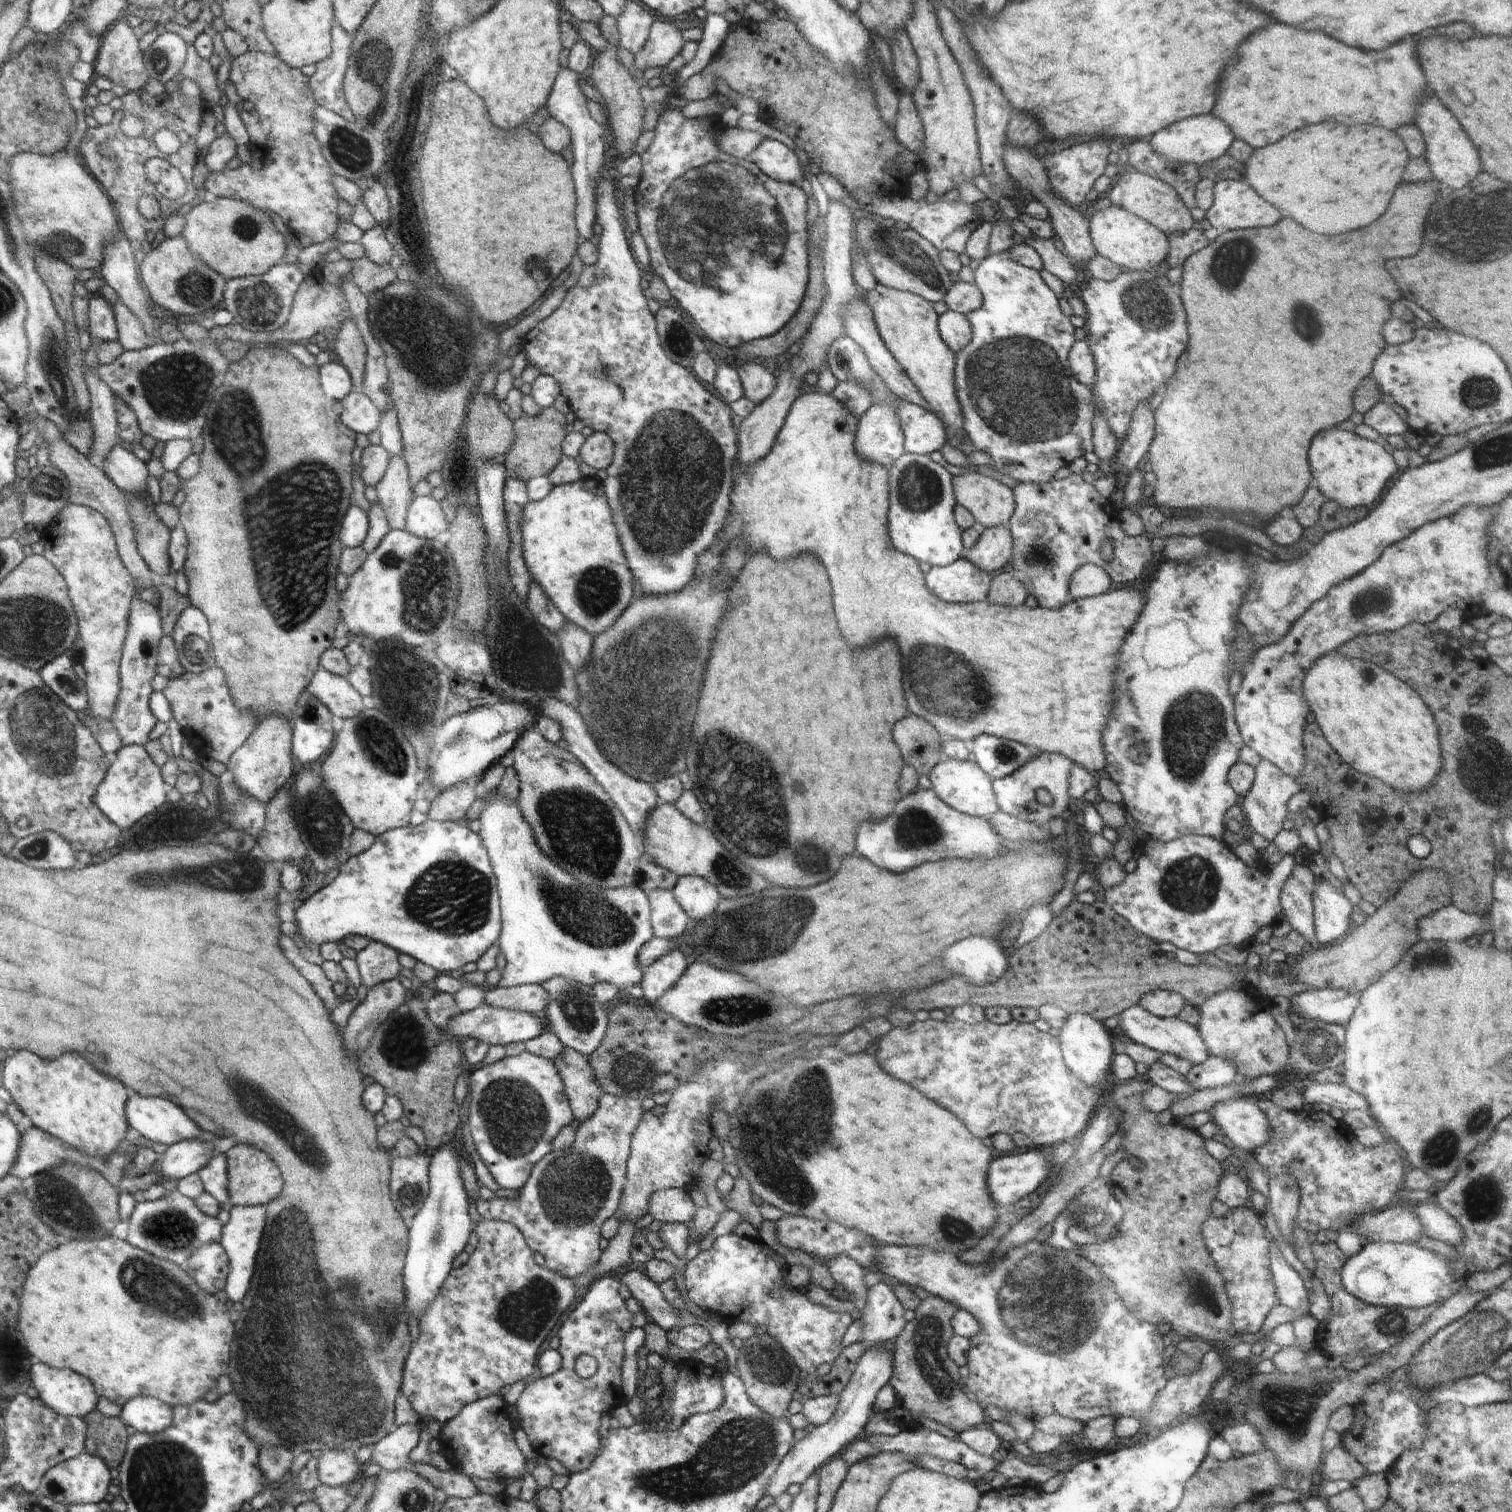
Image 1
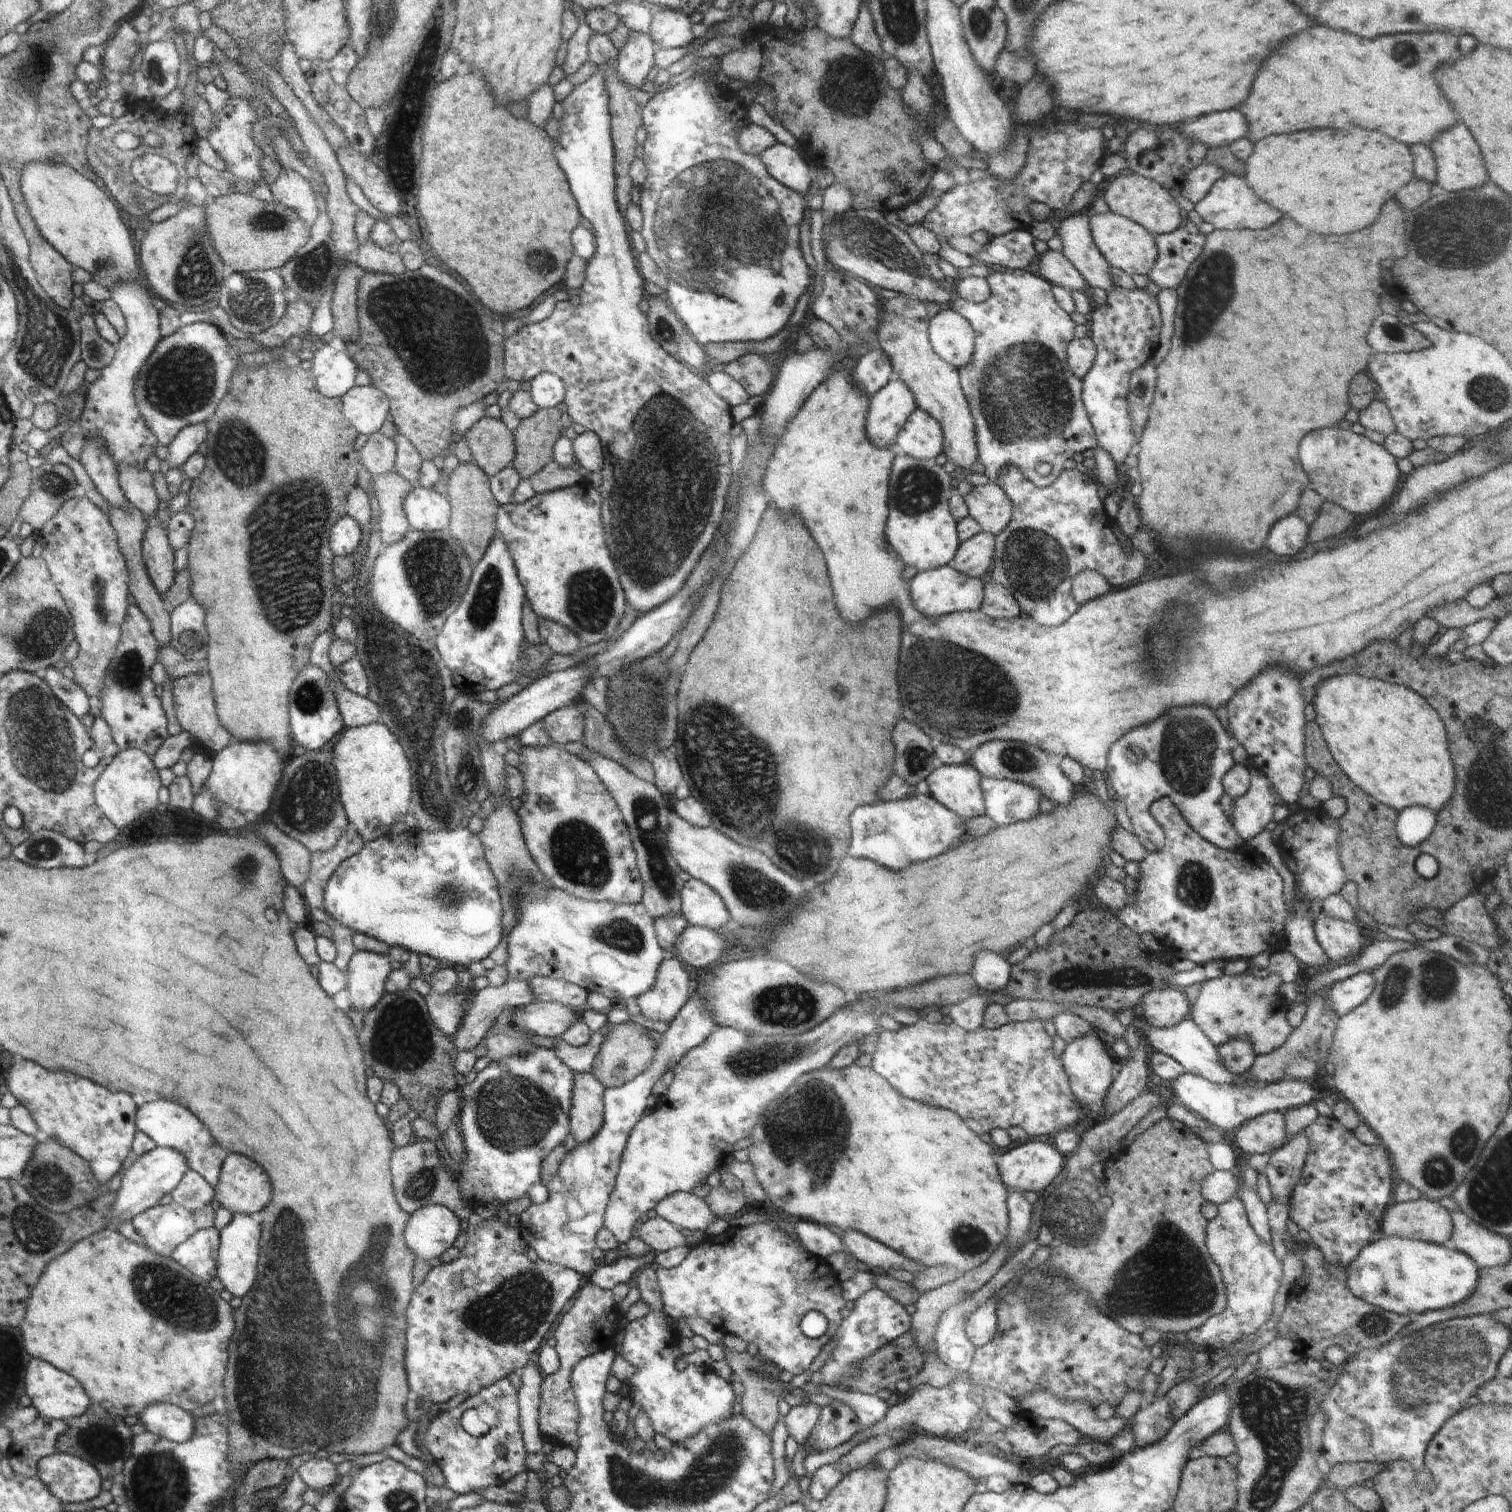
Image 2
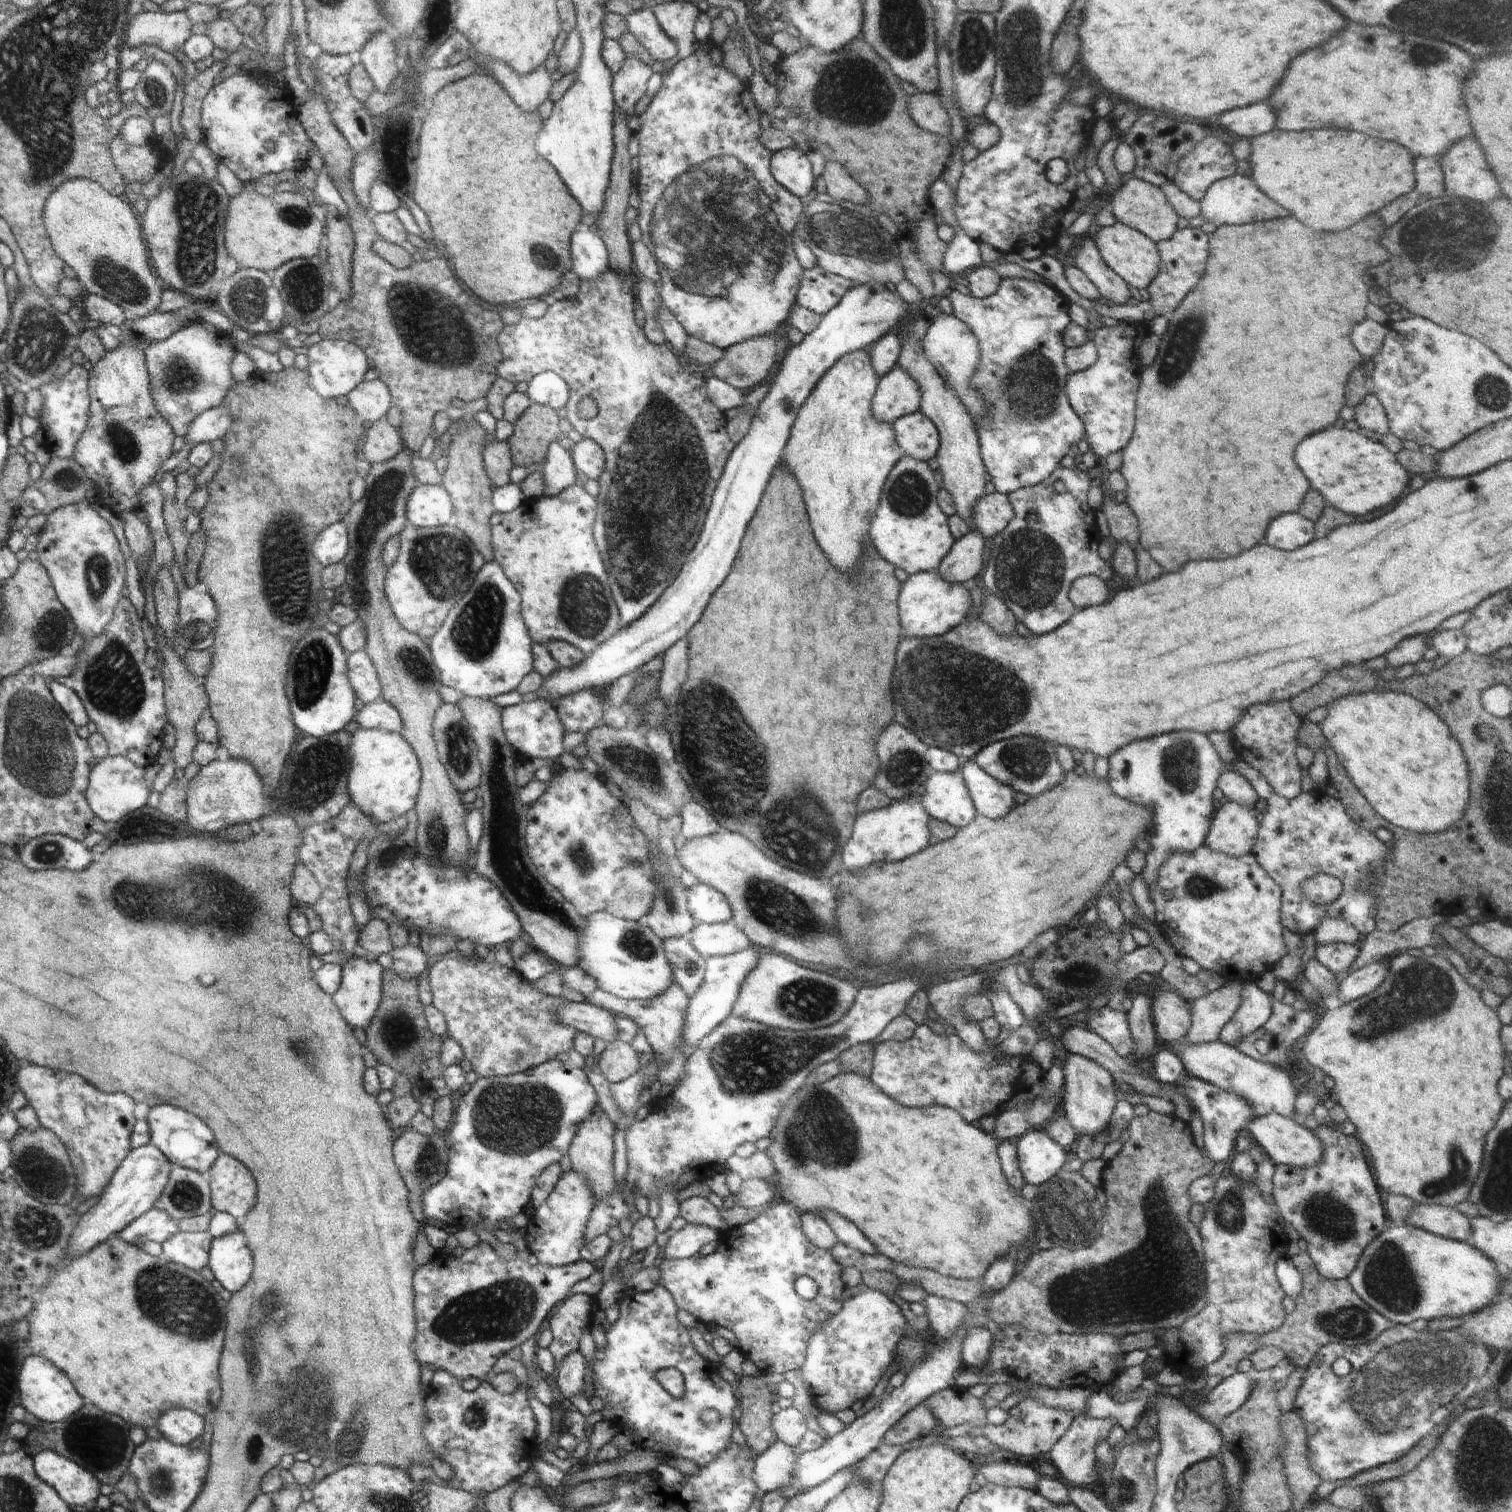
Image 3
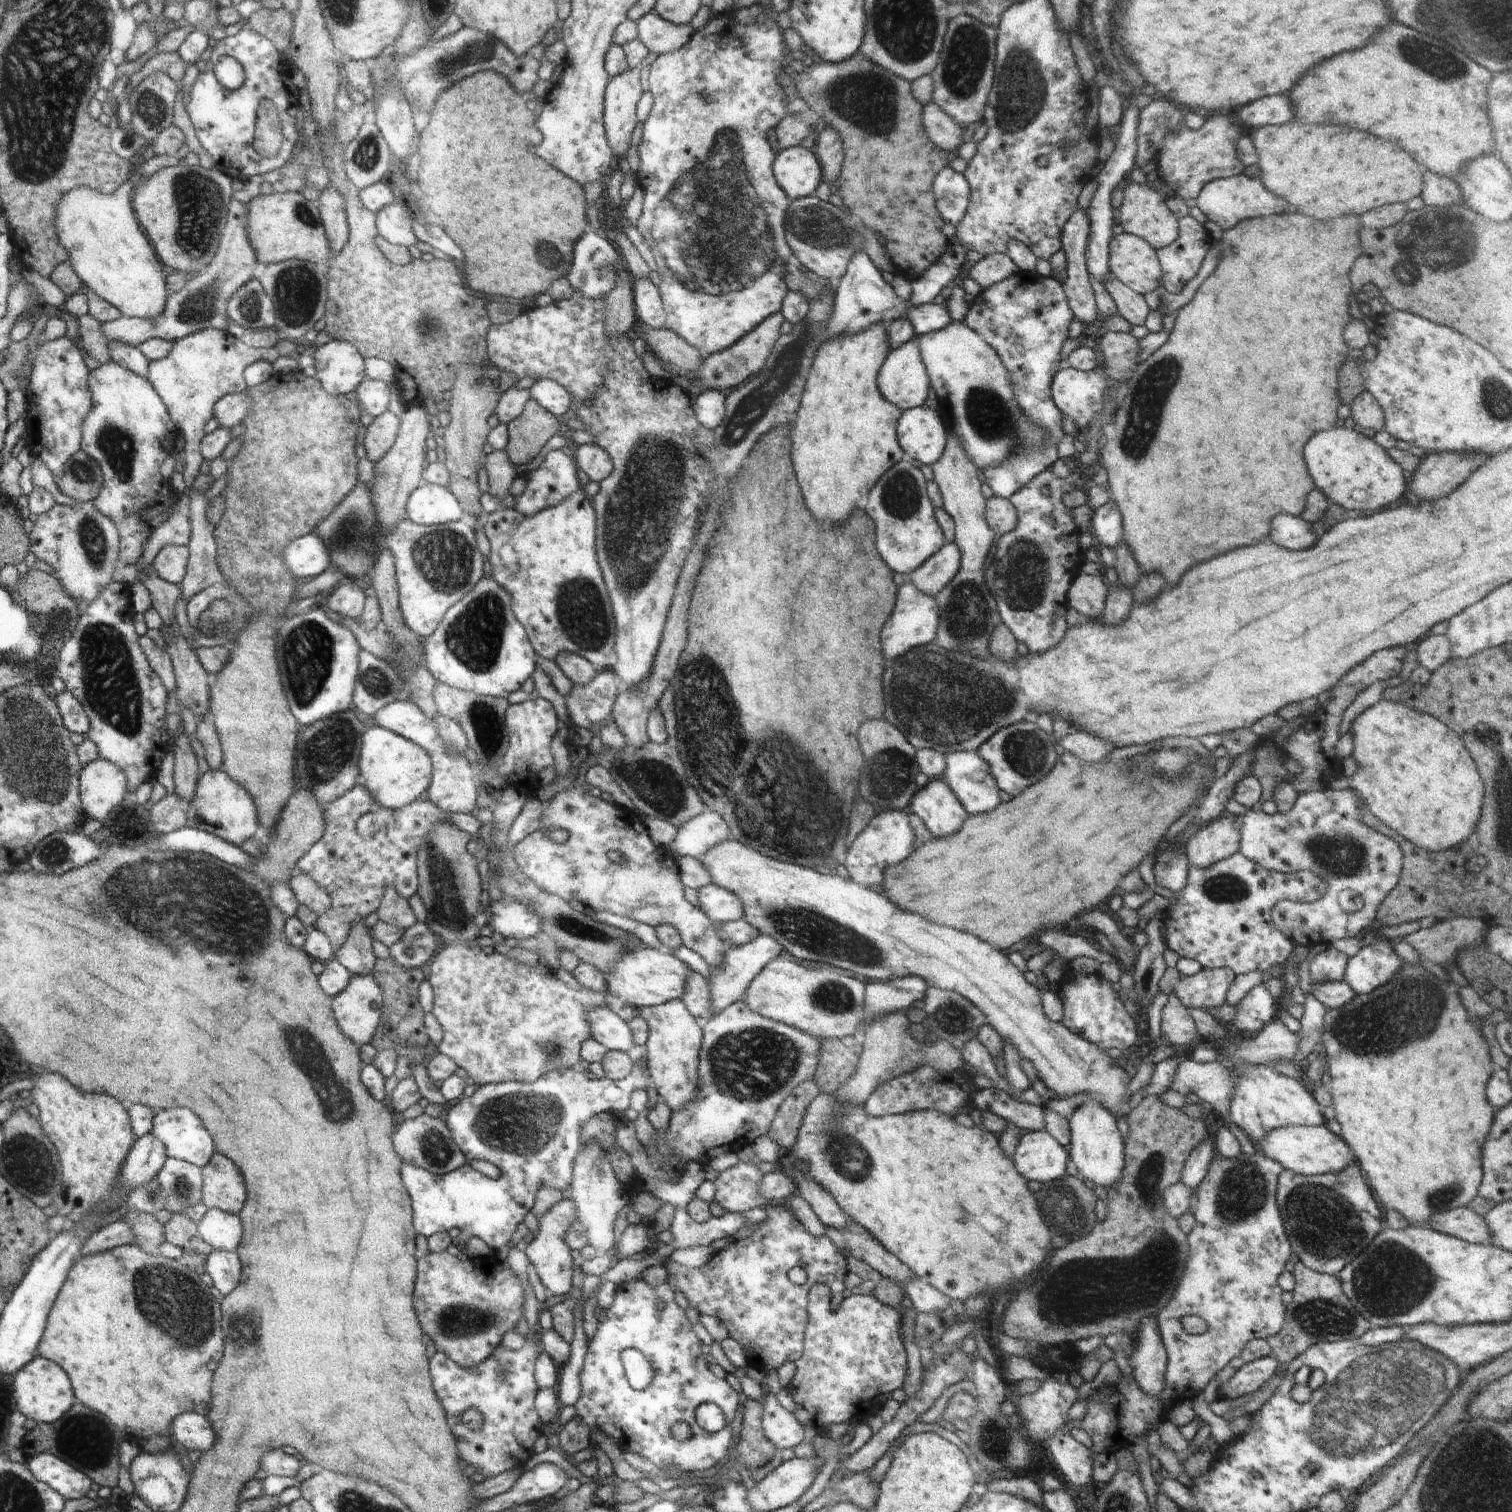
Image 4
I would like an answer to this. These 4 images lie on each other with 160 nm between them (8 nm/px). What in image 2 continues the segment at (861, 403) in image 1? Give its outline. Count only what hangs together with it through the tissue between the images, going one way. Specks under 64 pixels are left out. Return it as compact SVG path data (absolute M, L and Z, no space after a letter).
M878 347L860 357L851 373L851 378L859 387L860 392L870 399L888 381L892 380L892 372L891 362Z

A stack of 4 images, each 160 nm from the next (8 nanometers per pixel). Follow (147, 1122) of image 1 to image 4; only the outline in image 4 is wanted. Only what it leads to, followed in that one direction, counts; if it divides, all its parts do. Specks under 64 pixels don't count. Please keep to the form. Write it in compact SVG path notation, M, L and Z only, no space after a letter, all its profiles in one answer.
M188 1108L162 1110L153 1116L151 1133L165 1147L167 1157L182 1159L193 1165L208 1165L214 1144L200 1118Z

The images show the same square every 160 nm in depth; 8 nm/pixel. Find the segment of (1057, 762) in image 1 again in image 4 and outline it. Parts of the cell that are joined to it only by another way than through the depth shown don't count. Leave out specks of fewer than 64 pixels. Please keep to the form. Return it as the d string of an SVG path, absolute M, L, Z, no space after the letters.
M954 751L944 756L945 773L940 778L950 785L969 815L994 810L1001 803L991 768L977 751Z

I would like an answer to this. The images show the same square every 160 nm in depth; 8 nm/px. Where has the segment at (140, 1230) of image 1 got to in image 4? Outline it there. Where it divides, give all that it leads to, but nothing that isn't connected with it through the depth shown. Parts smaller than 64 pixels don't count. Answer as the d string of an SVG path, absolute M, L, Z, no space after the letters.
M118 1219L104 1225L98 1232L88 1237L80 1256L114 1249L120 1245L132 1245L135 1242L133 1224L126 1219Z

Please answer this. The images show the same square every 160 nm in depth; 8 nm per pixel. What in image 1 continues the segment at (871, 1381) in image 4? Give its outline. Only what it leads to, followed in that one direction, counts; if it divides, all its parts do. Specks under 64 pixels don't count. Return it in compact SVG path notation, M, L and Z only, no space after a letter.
M872 1280L867 1296L867 1307L862 1315L855 1315L863 1322L861 1342L871 1345L896 1340L907 1323L902 1317L904 1310L892 1287Z

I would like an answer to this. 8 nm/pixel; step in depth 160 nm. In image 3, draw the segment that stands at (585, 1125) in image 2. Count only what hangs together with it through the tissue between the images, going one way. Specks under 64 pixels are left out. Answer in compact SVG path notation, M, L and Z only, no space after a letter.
M595 1106L595 1109L584 1119L584 1126L580 1127L580 1134L576 1135L576 1142L572 1142L568 1149L568 1156L571 1160L571 1169L580 1173L589 1184L591 1191L595 1194L597 1200L606 1198L613 1189L614 1177L612 1156L614 1156L614 1136L616 1126L606 1114L601 1106Z

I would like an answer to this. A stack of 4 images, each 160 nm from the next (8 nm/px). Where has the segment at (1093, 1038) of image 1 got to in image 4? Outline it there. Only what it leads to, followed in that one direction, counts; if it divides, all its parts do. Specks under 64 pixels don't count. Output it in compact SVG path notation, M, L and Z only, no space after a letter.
M1098 1099L1074 1108L1069 1120L1071 1143L1067 1151L1070 1160L1078 1167L1080 1177L1093 1186L1102 1185L1108 1188L1113 1185L1122 1172L1125 1154L1124 1143L1118 1131L1117 1119Z

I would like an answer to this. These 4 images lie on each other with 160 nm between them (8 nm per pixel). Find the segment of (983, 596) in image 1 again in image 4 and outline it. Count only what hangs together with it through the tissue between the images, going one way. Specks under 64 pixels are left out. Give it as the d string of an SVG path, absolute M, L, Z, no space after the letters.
M904 581L897 589L894 612L892 618L886 622L882 630L882 648L888 660L898 658L910 648L934 642L939 631L940 613L936 599L921 591L913 582Z

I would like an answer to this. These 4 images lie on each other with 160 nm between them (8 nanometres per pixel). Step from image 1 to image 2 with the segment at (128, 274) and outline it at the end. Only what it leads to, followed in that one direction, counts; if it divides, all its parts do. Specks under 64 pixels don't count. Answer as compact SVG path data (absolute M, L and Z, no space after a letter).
M124 279L116 284L111 298L119 303L127 321L127 332L116 345L112 362L104 367L100 378L92 385L92 394L87 394L88 410L84 410L81 423L85 435L100 435L106 442L116 466L128 463L144 469L148 458L154 456L159 439L147 426L135 397L135 382L144 361L151 356L155 346L162 340L160 310L152 302L150 291L136 279Z

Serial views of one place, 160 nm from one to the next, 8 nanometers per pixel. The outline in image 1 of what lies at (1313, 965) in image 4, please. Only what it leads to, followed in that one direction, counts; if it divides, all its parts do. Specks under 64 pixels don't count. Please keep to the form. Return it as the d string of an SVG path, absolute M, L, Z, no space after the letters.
M1315 880L1312 893L1314 938L1327 945L1344 939L1350 932L1353 926L1350 914L1357 907L1328 881Z

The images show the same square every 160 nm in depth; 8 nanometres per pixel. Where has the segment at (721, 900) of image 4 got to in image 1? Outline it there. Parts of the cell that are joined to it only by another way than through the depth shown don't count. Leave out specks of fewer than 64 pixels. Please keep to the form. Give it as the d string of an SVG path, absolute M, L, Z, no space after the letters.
M699 876L678 877L673 893L678 904L687 912L692 924L711 916L722 900L718 887Z

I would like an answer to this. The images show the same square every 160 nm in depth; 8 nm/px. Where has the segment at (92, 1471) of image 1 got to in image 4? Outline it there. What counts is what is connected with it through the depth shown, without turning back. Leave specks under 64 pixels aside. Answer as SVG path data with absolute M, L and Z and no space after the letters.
M40 1453L34 1455L26 1464L38 1480L56 1489L68 1500L82 1498L90 1490L91 1478L57 1455Z

